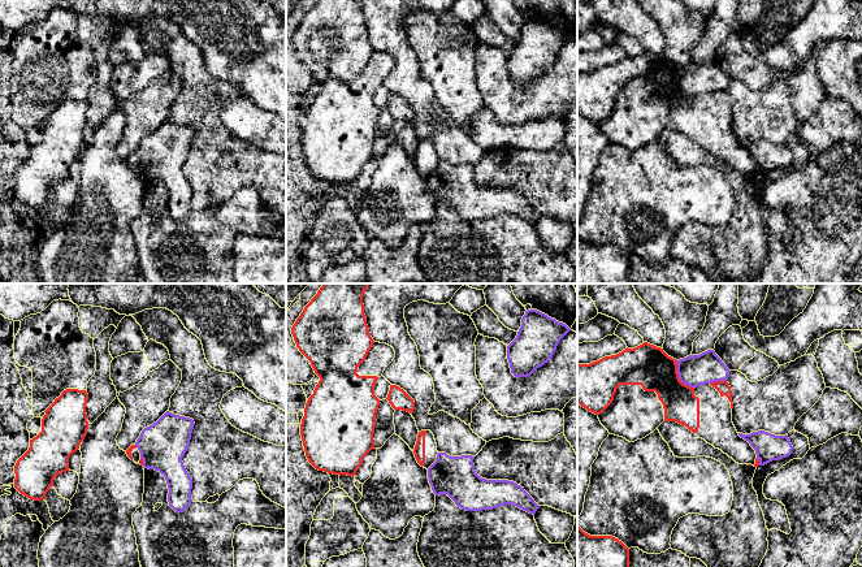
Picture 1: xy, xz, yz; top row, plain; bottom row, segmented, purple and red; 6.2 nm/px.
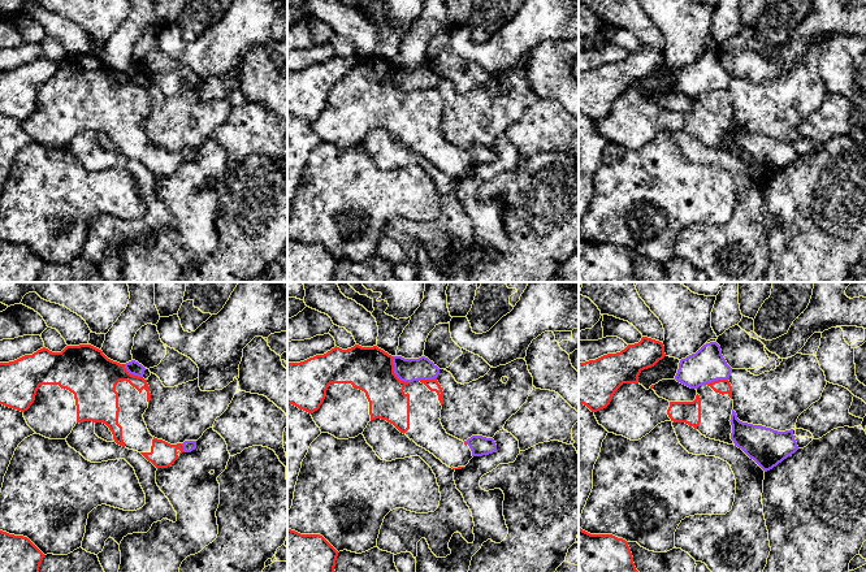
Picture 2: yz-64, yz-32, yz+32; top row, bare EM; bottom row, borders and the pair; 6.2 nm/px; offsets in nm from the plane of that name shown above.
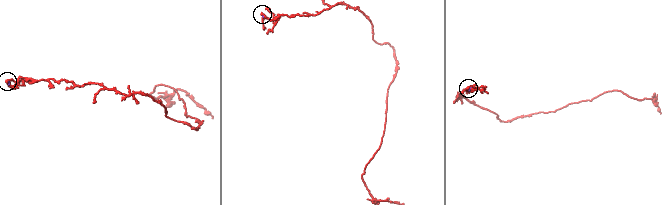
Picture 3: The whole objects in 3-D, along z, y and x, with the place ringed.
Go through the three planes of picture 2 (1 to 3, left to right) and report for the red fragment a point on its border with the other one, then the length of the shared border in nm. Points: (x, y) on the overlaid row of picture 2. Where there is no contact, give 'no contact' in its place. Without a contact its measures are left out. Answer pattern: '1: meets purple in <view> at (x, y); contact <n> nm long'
1: meets purple in yz-64 at (131, 373); contact 150 nm long
2: meets purple in yz-32 at (394, 372); contact 190 nm long
3: meets purple in yz+32 at (715, 380); contact 150 nm long

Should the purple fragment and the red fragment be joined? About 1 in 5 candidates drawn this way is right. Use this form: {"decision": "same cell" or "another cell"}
{"decision": "another cell"}

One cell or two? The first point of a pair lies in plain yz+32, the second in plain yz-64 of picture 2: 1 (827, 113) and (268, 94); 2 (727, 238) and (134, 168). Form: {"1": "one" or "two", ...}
{"1": "two", "2": "one"}

